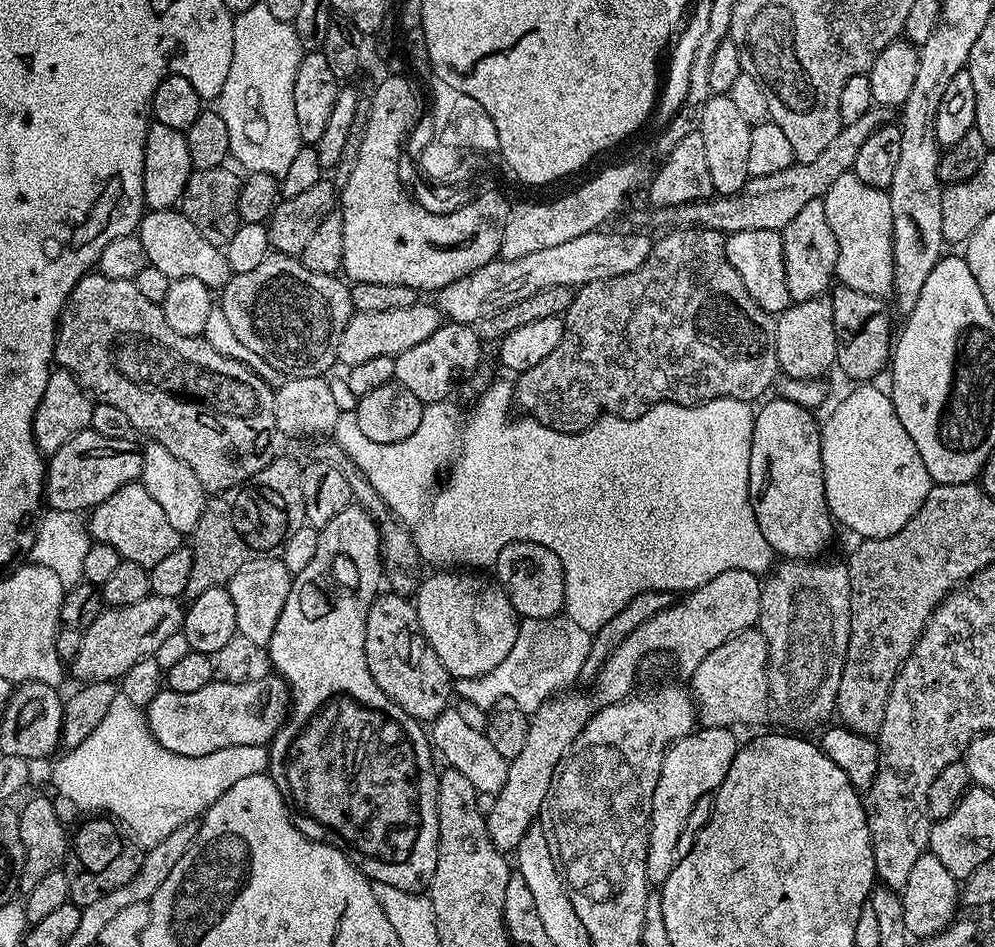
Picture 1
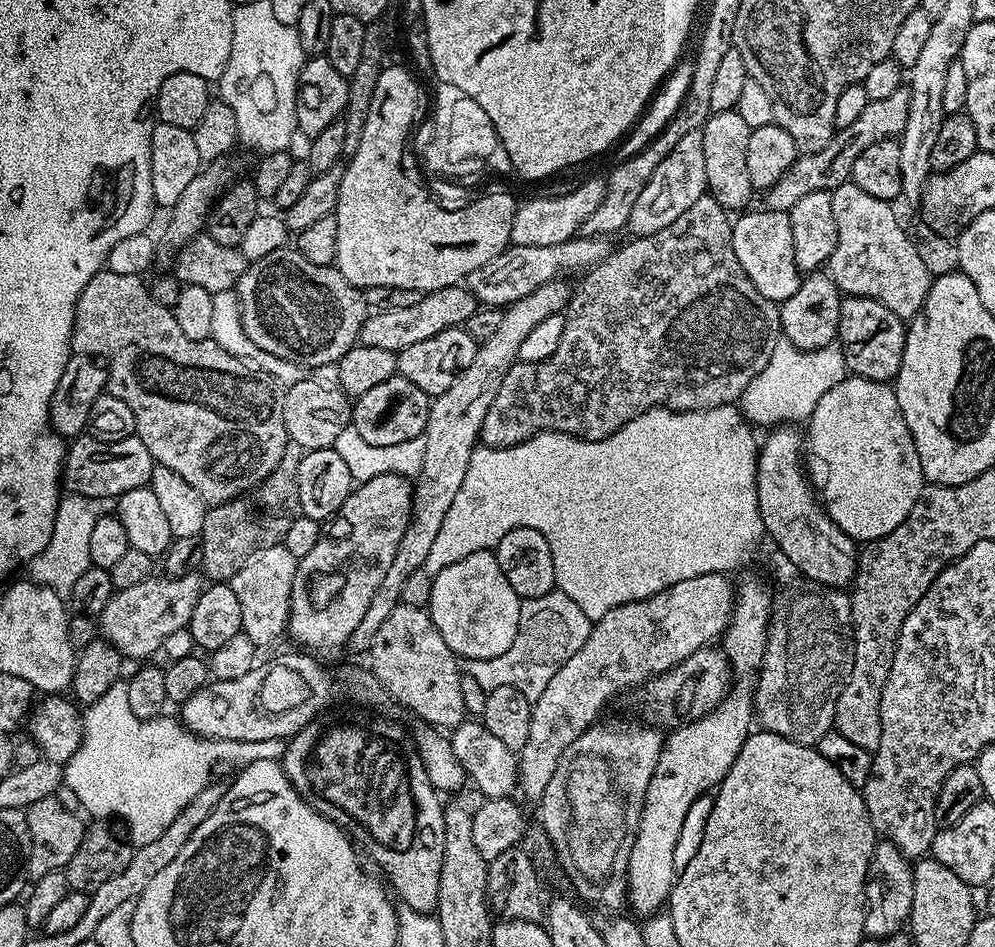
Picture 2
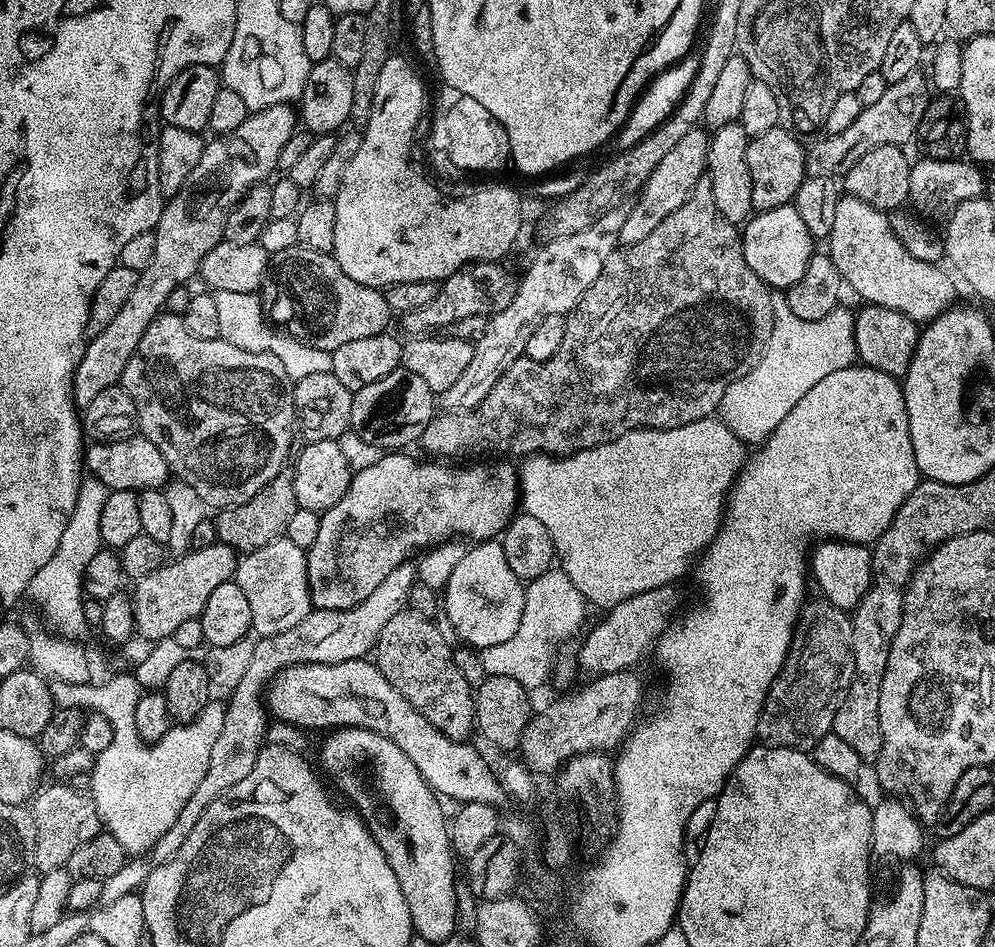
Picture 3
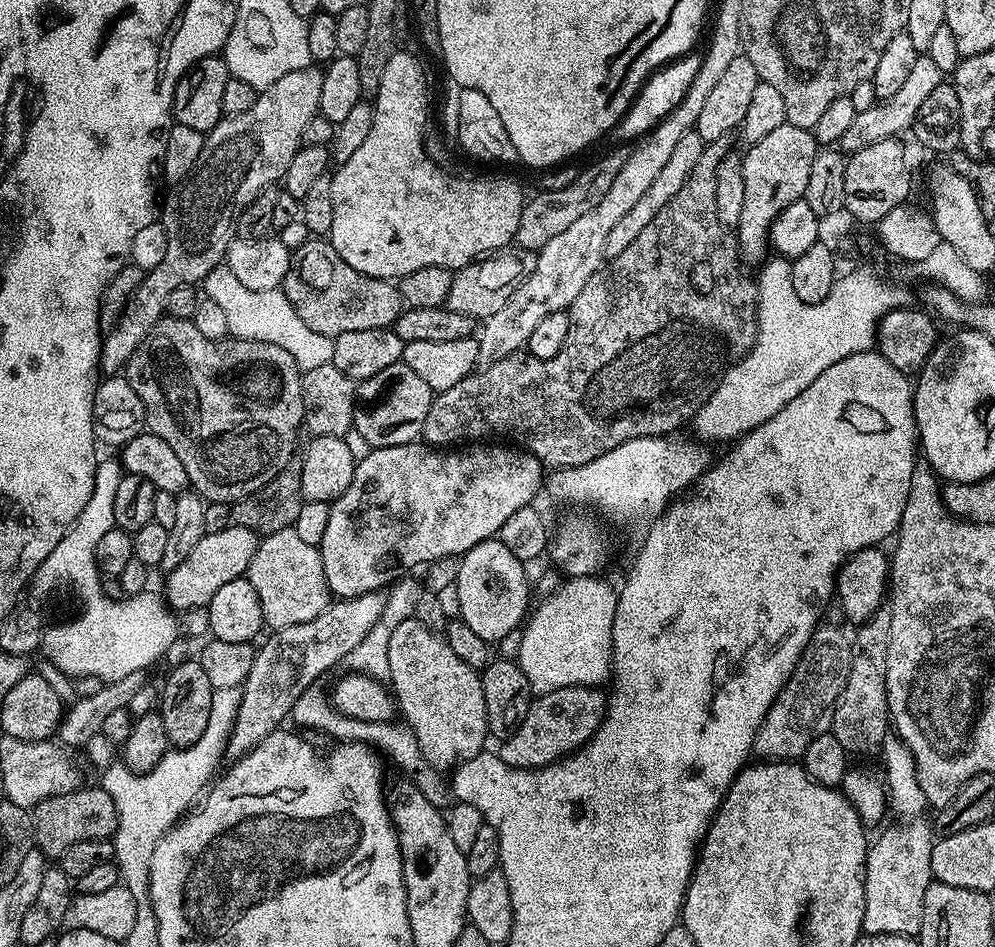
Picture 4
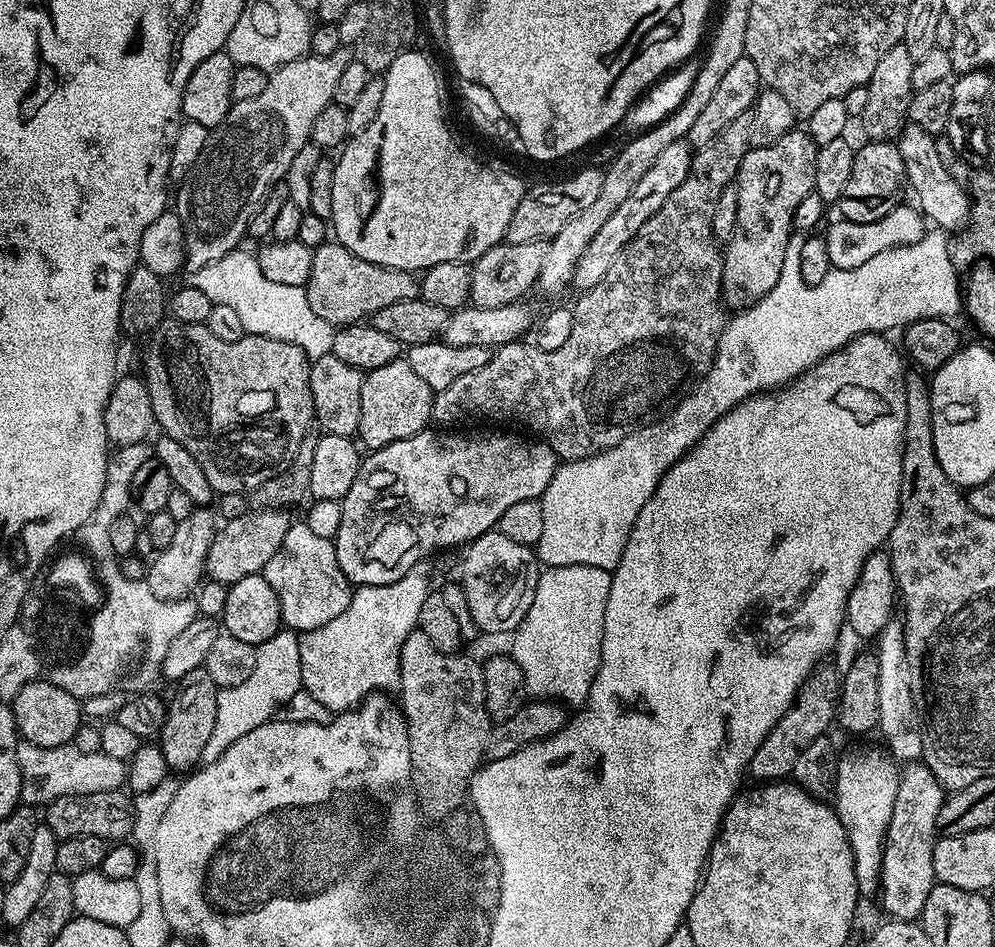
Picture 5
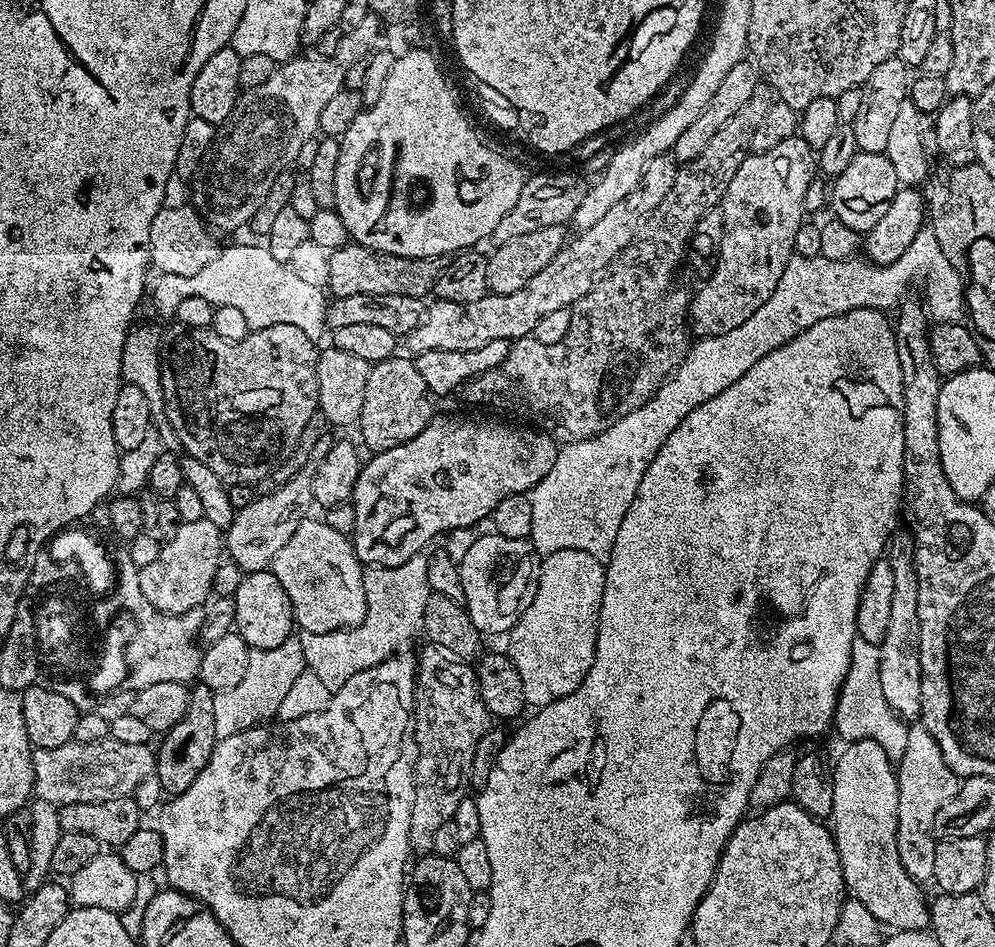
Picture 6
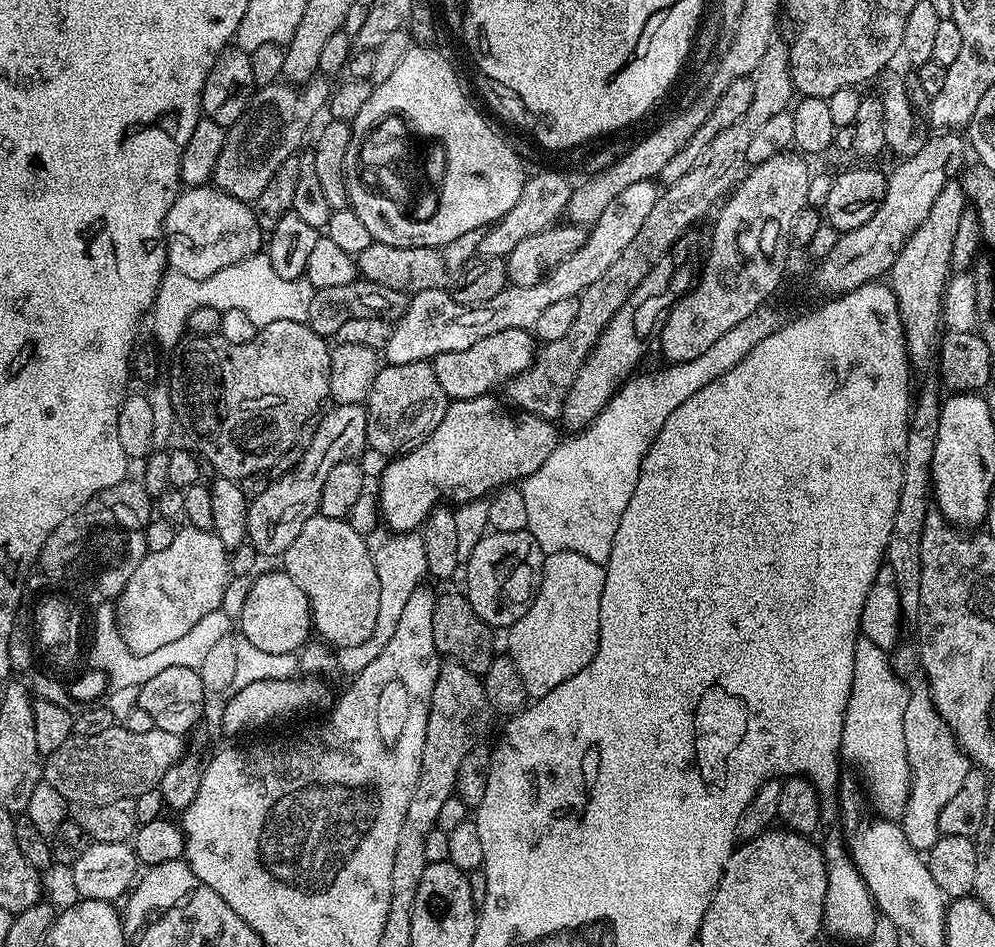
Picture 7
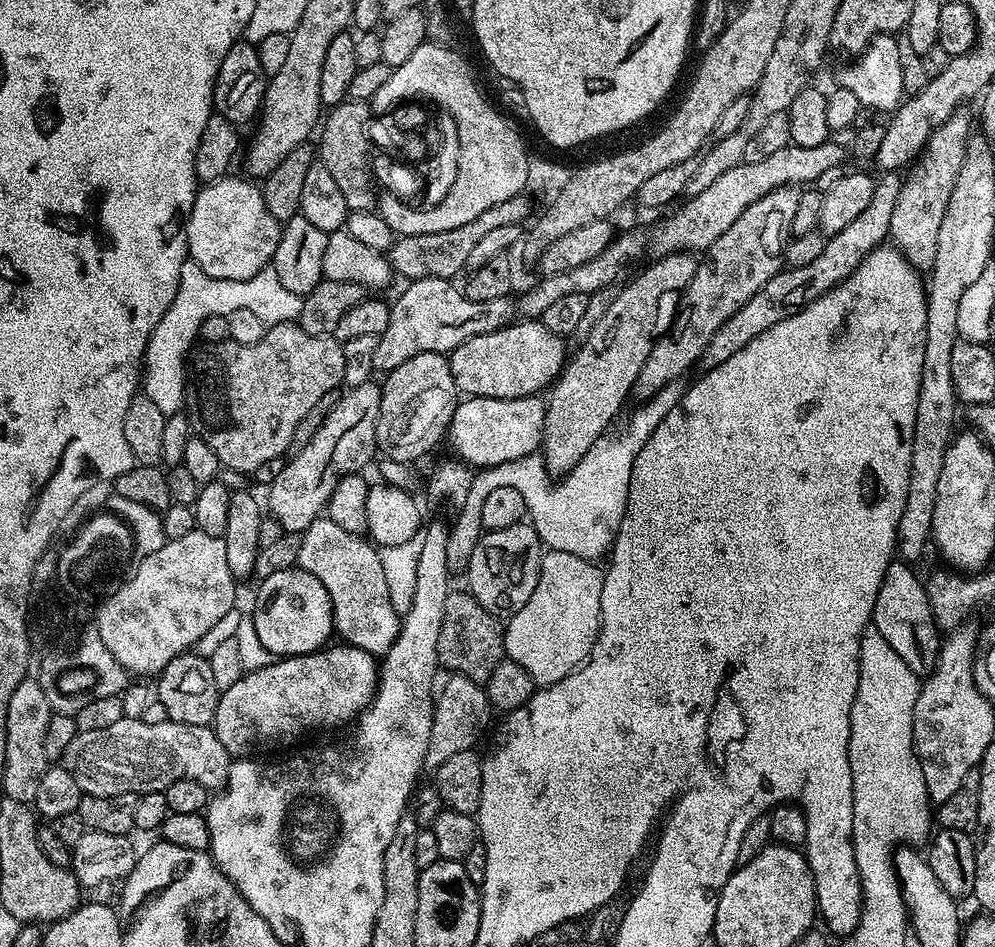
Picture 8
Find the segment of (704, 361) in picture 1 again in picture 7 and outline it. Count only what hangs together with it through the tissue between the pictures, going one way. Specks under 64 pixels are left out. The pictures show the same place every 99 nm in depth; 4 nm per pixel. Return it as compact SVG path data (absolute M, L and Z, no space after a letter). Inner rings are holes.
M780 42L773 43L771 48L762 54L762 62L758 62L755 72L751 75L754 82L754 99L751 100L746 114L737 118L734 126L722 130L710 142L709 148L698 158L698 166L678 178L678 182L667 185L661 191L658 202L654 202L654 210L646 217L642 230L634 237L634 242L614 258L614 266L594 282L578 299L578 318L574 318L574 326L570 326L570 334L558 338L558 342L544 344L537 351L536 359L521 376L516 376L503 385L502 392L508 395L507 403L520 412L529 412L532 416L541 416L543 420L555 421L563 413L564 399L583 366L585 358L590 355L598 338L606 330L606 326L622 305L630 298L630 294L662 262L662 258L673 251L684 232L693 227L695 220L700 220L708 211L711 213L732 191L741 179L746 168L746 149L750 146L754 134L769 121L773 114L789 111L794 100L792 75L788 65L787 47Z

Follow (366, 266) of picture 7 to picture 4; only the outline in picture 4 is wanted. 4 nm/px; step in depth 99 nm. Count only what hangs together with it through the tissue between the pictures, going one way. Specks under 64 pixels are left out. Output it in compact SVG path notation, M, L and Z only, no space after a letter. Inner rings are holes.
M309 238L301 248L291 253L292 265L288 267L288 273L282 285L284 297L294 306L298 318L306 322L310 330L316 330L318 334L324 334L333 338L346 334L346 330L374 330L375 328L392 328L402 311L400 289L393 281L382 278L370 278L354 266L346 266L334 250L334 246L324 238Z

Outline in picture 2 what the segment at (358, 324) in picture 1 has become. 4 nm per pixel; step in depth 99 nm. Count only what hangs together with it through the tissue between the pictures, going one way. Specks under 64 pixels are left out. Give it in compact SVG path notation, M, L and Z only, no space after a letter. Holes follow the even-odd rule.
M460 284L426 292L418 302L414 302L414 306L405 306L403 310L372 312L362 326L359 343L398 353L406 350L406 346L414 346L414 342L423 342L426 338L434 338L434 334L442 334L442 330L461 327L477 310L476 297Z

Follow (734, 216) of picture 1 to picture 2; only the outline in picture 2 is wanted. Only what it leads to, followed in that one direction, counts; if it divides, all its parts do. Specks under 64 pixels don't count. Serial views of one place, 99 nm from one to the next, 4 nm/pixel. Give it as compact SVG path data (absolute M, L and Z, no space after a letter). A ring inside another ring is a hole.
M901 86L887 98L869 100L866 110L862 110L860 117L851 126L837 128L830 142L822 146L822 150L797 155L790 170L786 170L786 174L782 174L782 178L778 178L778 182L774 182L774 186L770 186L763 193L763 207L770 211L788 212L794 206L794 202L798 202L806 194L814 194L814 190L831 192L839 184L849 183L852 167L856 159L862 155L862 150L874 146L874 142L900 137L904 133L908 114L910 94L907 87Z

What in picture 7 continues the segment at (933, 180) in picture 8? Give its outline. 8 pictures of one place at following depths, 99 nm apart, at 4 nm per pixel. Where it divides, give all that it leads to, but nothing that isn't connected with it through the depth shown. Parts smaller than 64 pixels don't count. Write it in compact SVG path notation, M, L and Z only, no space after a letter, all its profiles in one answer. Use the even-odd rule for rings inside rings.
M949 178L942 186L930 214L914 230L914 234L902 246L890 273L890 287L896 296L898 310L904 327L904 345L909 365L913 369L933 367L938 352L938 333L942 328L944 315L944 291L948 288L953 271L952 251L958 226L966 215L964 185L959 179Z

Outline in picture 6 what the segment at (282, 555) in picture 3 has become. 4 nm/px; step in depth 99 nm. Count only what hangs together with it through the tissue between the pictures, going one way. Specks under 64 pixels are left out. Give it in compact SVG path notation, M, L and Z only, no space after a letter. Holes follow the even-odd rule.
M305 518L298 530L294 530L290 542L286 542L286 546L282 546L278 554L274 554L270 570L276 575L278 582L282 582L286 598L290 598L292 619L297 629L314 634L326 634L339 628L357 628L366 614L365 565L356 557L351 539L345 533L343 536L337 525L328 525L324 518L312 519Z

